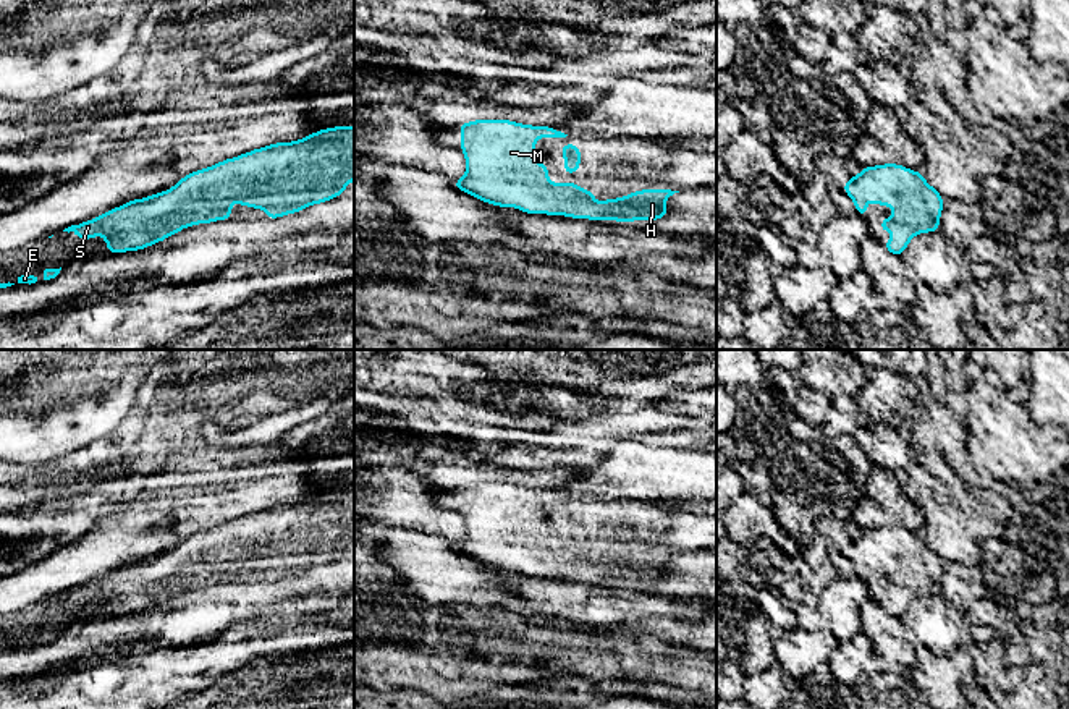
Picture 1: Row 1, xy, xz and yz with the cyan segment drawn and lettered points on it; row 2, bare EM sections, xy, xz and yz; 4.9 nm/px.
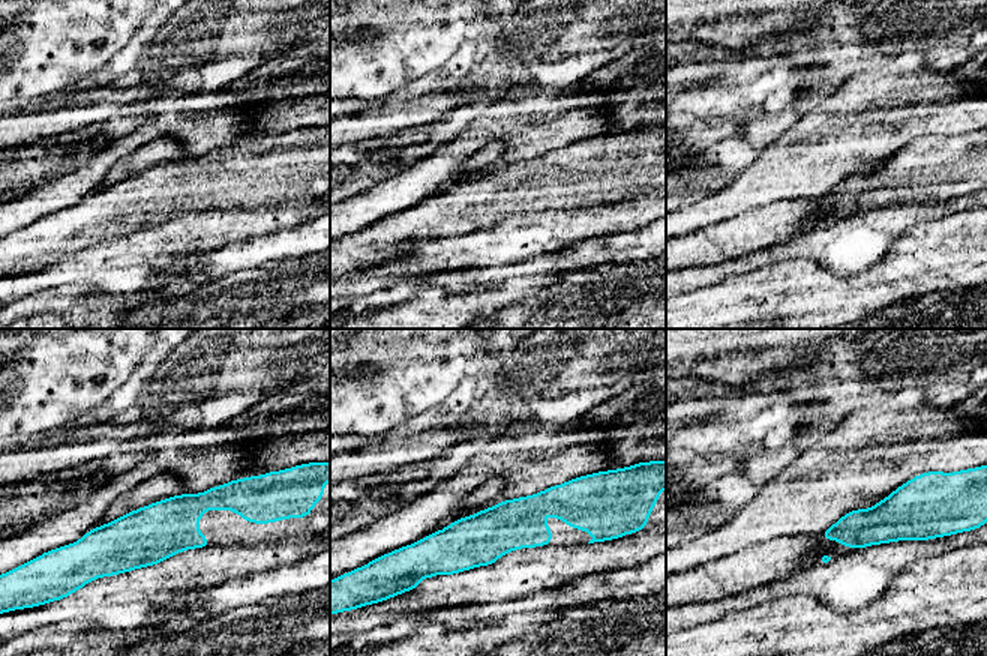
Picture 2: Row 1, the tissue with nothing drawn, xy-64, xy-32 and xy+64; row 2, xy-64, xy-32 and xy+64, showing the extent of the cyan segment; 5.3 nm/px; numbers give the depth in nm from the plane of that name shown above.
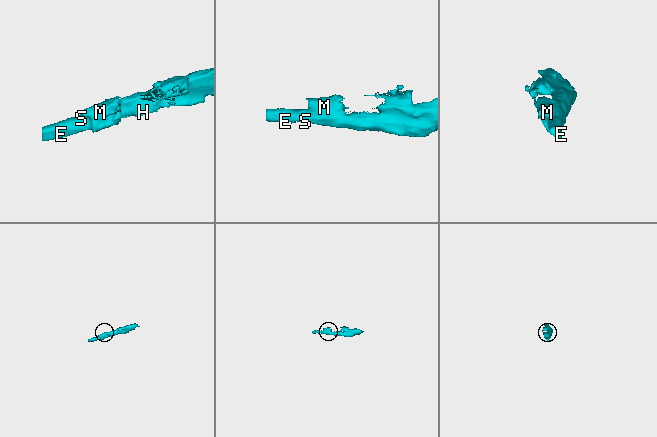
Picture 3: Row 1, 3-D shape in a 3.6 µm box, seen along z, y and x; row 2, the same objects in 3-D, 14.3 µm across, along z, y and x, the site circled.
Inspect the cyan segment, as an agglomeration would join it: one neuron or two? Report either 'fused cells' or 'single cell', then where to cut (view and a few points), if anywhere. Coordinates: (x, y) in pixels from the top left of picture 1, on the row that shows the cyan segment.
single cell; cut none

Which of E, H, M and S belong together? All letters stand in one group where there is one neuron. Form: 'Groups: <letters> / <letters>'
Groups: E H M S

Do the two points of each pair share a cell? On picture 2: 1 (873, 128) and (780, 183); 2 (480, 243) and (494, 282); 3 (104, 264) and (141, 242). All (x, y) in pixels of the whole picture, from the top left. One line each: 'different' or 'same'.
1: same
2: different
3: same

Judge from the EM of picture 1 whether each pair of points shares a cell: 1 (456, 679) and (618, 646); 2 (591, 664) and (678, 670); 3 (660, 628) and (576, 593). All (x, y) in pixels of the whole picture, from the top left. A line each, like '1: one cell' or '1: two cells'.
1: one cell
2: one cell
3: two cells

